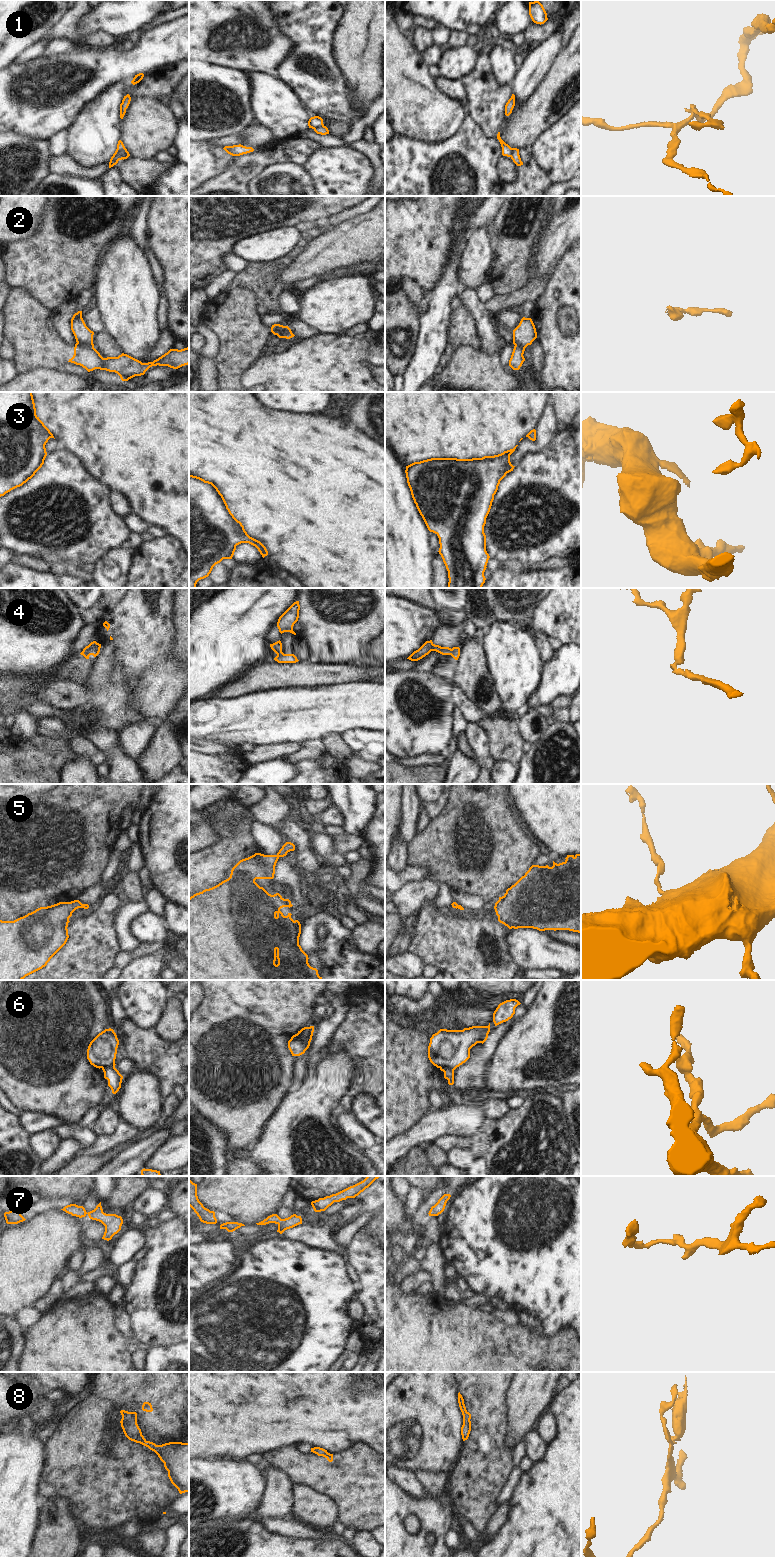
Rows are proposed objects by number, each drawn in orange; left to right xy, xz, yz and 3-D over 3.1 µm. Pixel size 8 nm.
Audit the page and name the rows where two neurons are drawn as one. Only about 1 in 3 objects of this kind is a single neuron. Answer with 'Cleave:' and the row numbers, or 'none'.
Cleave: 1, 2, 4, 6, 8

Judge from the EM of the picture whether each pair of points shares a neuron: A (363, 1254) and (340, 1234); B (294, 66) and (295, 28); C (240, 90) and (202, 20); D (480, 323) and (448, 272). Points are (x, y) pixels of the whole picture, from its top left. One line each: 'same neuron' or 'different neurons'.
A: different neurons
B: same neuron
C: different neurons
D: different neurons

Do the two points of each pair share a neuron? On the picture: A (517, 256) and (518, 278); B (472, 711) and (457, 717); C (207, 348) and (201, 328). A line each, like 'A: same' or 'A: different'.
A: same
B: different
C: same

